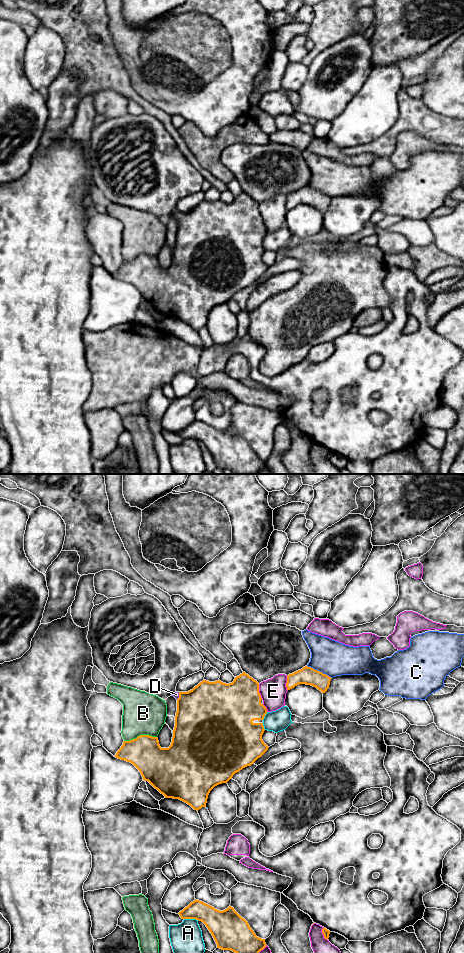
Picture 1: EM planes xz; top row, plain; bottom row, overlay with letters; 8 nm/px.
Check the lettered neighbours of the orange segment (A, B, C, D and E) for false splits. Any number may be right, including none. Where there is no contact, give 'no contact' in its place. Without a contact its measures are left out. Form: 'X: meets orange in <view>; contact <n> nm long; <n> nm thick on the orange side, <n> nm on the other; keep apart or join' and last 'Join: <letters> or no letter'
A: meets orange in xz; contact 120 nm long; 220 nm thick on the orange side, 260 nm on the other; keep apart
B: meets orange in xz; contact 260 nm long; 280 nm thick on the orange side, 340 nm on the other; keep apart
C: meets orange in xz; contact 220 nm long; 140 nm thick on the orange side, 280 nm on the other; keep apart
D: meets orange in xz; contact 70 nm long; 460 nm thick on the orange side, 50 nm on the other; join
E: meets orange in xz; contact 130 nm long; 380 nm thick on the orange side, 220 nm on the other; keep apart
Join: D

